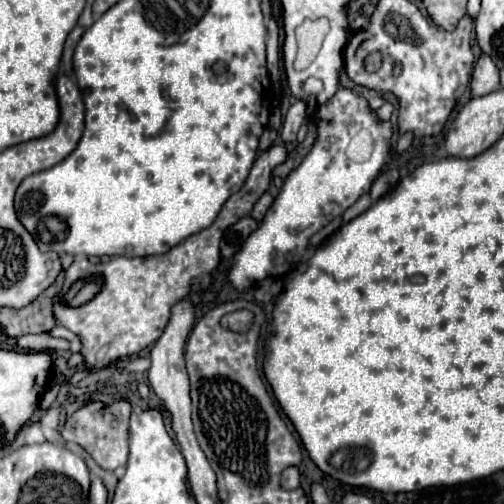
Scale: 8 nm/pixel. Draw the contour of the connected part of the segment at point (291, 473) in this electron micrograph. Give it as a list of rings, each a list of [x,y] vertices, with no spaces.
[[[294,466],[286,468],[286,470],[282,472],[280,486],[282,486],[284,490],[294,490],[294,488],[298,488],[298,486],[300,486],[300,474],[298,474],[298,468],[294,468]]]

